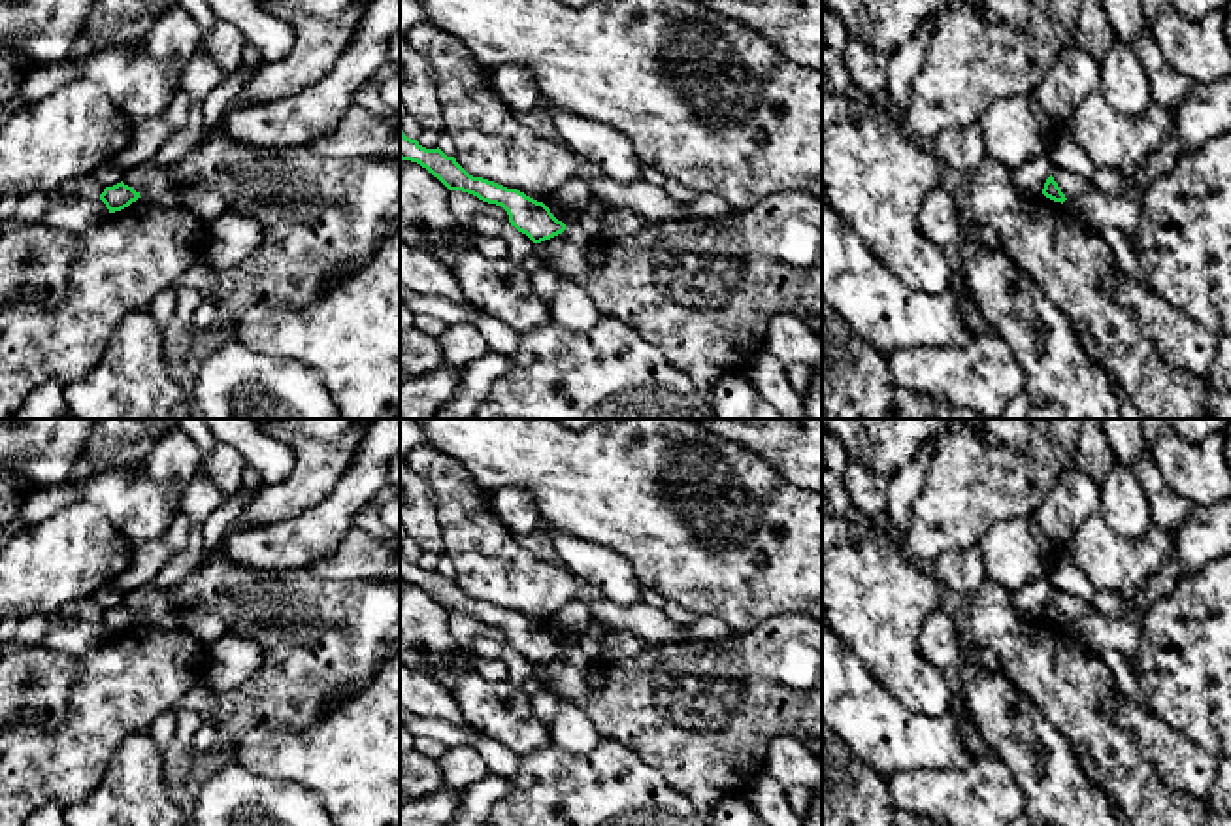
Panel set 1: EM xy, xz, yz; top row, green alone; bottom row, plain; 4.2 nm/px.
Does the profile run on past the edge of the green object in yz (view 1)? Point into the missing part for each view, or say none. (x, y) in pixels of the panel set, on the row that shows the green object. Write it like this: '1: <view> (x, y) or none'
1: none

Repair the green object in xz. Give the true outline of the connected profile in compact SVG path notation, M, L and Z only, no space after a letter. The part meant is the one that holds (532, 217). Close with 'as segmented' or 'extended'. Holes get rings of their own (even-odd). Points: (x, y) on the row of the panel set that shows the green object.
M400 124L400 158L420 164L437 177L449 190L462 190L483 202L501 206L511 226L526 234L533 243L550 240L566 230L550 209L517 189L507 189L494 181L469 175L454 157L447 157L439 147L426 149L417 140L403 134Z | as segmented

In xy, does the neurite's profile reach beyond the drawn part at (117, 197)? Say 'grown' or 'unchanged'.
unchanged

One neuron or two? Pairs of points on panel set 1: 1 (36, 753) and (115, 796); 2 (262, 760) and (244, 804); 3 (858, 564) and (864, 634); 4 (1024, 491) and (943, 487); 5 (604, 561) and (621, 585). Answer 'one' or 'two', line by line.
1: two
2: two
3: one
4: one
5: one

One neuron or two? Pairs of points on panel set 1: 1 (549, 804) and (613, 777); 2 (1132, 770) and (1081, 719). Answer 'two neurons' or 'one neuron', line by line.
1: one neuron
2: one neuron

